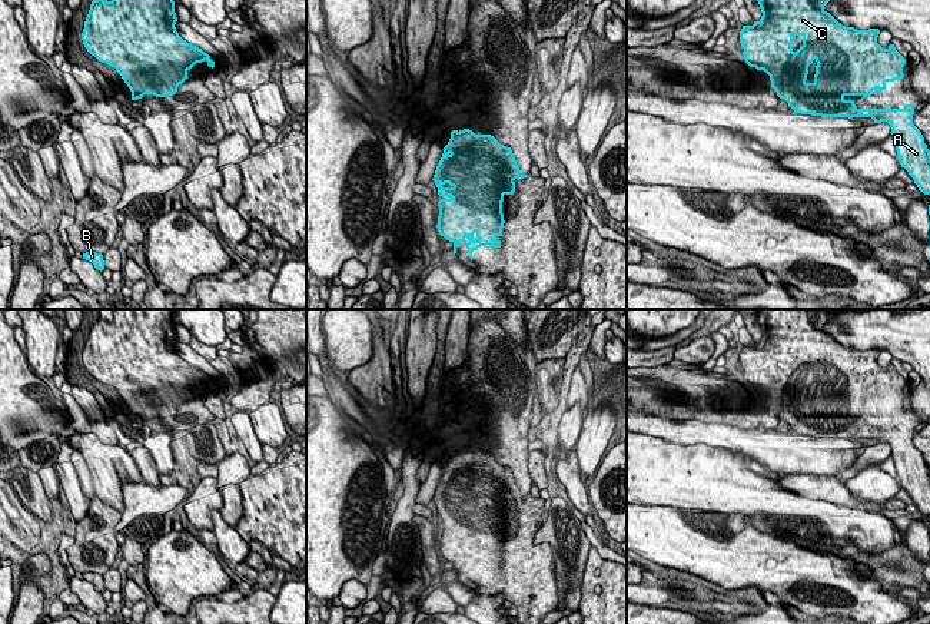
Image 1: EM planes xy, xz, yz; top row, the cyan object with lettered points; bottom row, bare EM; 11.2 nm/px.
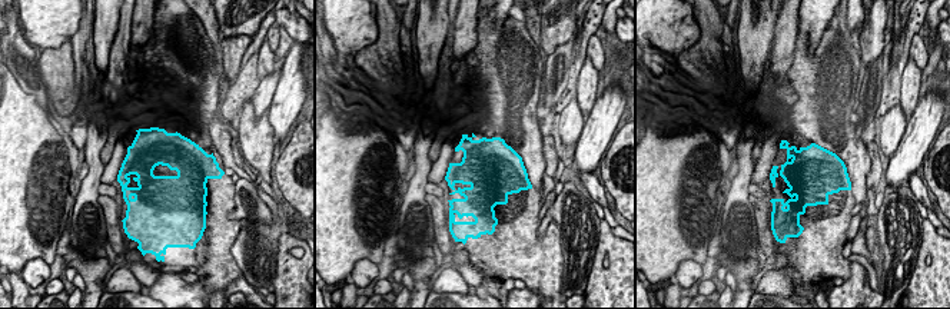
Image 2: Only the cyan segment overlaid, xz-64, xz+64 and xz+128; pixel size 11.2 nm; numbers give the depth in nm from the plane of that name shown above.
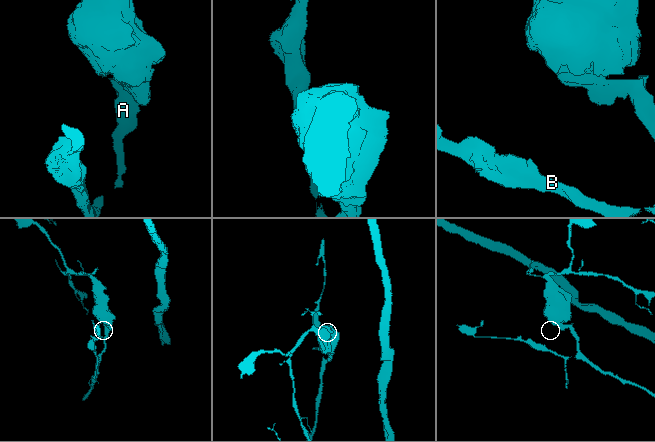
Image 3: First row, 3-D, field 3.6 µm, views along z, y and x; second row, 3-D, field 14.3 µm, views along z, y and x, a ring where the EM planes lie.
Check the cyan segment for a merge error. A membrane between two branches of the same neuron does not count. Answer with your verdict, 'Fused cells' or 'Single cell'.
Single cell

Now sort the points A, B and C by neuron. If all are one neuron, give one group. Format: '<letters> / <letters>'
A B C

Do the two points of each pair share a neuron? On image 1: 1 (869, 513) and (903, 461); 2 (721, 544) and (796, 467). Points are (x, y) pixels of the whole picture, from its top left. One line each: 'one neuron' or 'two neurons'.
1: two neurons
2: two neurons

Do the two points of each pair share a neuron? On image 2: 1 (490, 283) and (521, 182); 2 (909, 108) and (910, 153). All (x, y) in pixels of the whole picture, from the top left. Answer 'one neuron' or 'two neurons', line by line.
1: two neurons
2: two neurons

